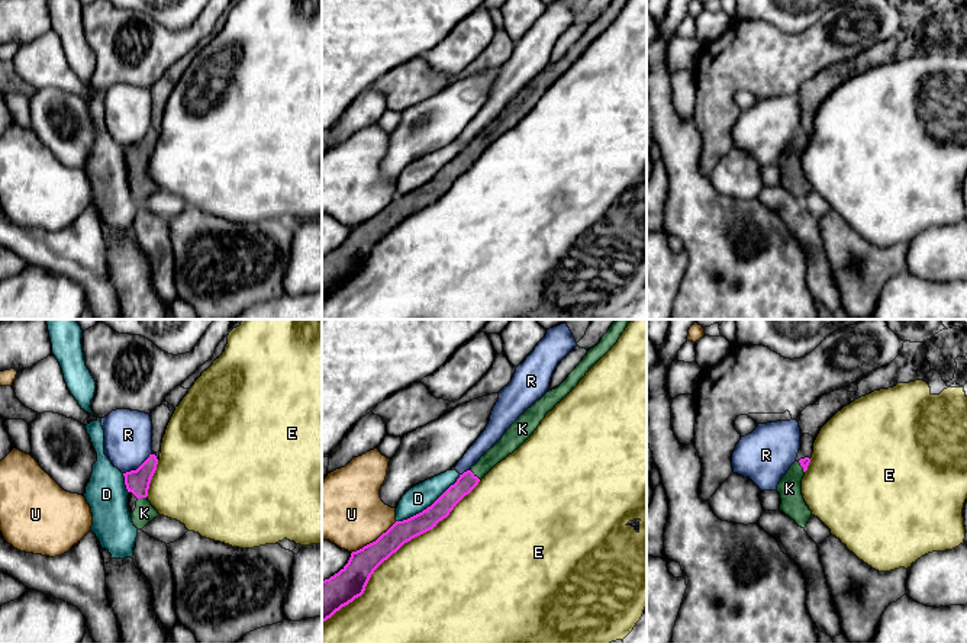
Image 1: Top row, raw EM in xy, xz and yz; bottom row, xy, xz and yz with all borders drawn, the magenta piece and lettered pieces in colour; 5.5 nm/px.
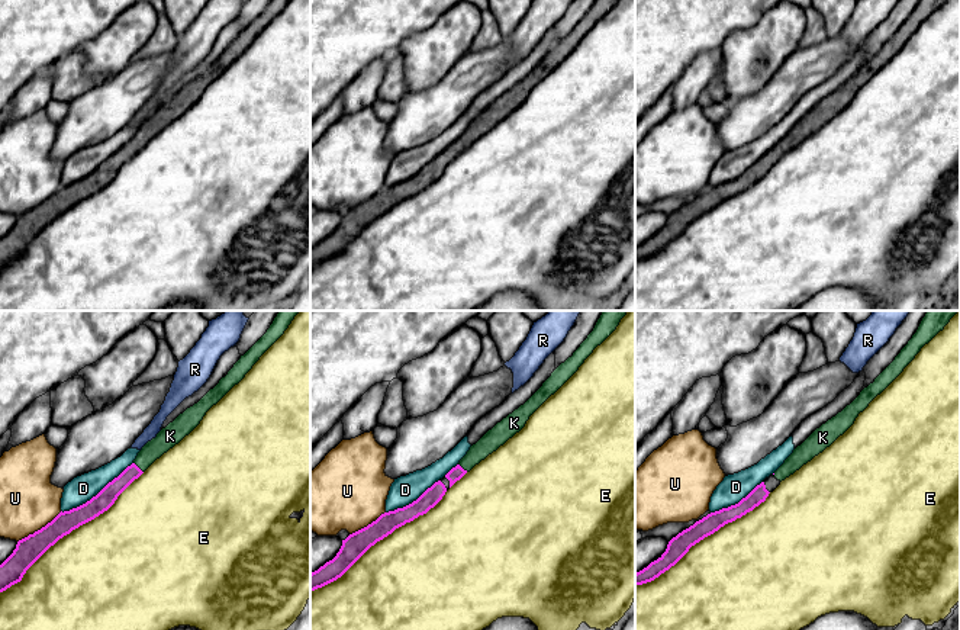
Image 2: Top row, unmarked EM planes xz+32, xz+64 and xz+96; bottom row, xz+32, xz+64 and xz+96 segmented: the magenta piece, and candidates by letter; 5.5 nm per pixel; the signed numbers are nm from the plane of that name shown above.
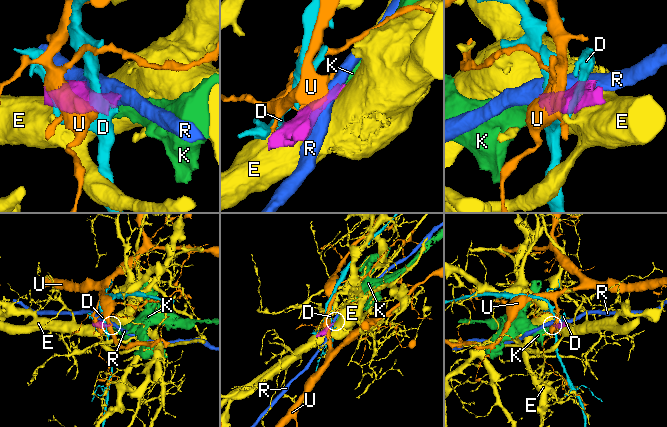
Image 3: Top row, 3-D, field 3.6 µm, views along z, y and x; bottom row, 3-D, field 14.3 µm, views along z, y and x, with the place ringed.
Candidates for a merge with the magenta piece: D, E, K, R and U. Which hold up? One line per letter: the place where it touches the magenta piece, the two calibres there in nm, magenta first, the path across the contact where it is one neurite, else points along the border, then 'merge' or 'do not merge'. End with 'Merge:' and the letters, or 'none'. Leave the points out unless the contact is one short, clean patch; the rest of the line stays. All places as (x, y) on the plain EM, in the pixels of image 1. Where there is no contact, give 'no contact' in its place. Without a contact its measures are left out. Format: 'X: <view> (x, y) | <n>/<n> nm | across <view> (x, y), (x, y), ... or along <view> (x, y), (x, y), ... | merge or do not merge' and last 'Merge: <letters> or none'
D: xz (428, 182) | 130/140 nm | do not merge
E: xz (396, 225) | 160/500 nm | do not merge
K: xz (476, 151) | 100/100 nm | across xz (467, 156), (476, 151), (506, 119) | merge
R: xy (138, 142) | 130/280 nm | do not merge
U: xz (373, 216) | 170/400 nm | along xz (396, 196), (374, 215), (351, 228) | do not merge
Merge: K

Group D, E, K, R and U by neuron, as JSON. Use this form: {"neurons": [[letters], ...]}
{"neurons": [["D"], ["E"], ["K"], ["R"], ["U"]]}

